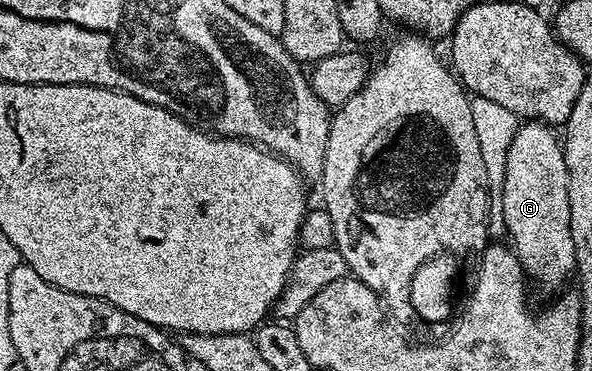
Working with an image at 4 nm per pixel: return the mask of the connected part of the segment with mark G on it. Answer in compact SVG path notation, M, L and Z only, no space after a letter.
M539 121L517 126L514 141L504 154L504 192L498 206L504 215L507 234L512 234L510 243L520 258L525 276L533 284L559 292L565 286L563 283L573 278L576 250L570 233L570 177L561 140L552 131L555 130L549 124Z

